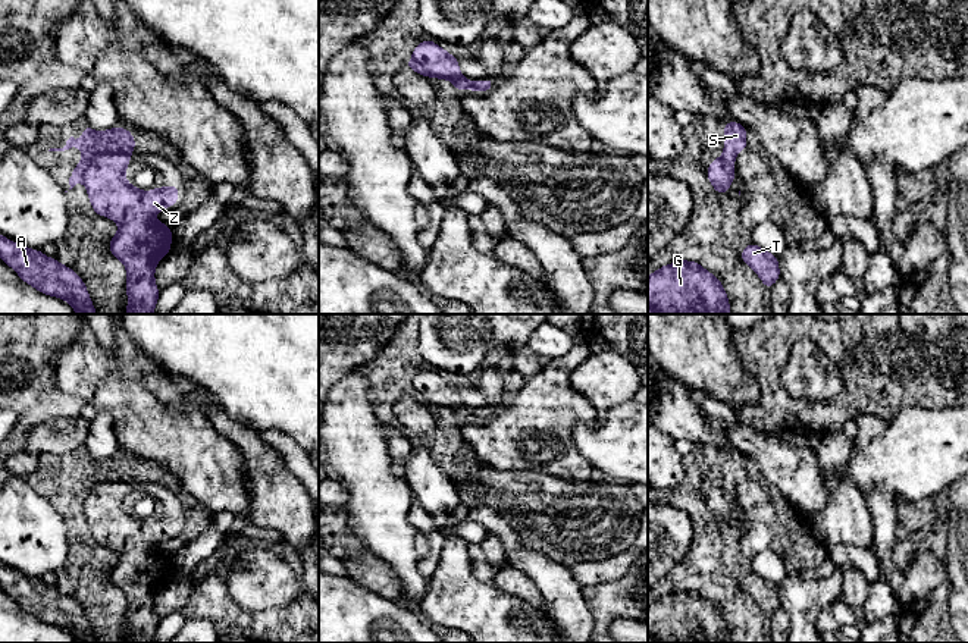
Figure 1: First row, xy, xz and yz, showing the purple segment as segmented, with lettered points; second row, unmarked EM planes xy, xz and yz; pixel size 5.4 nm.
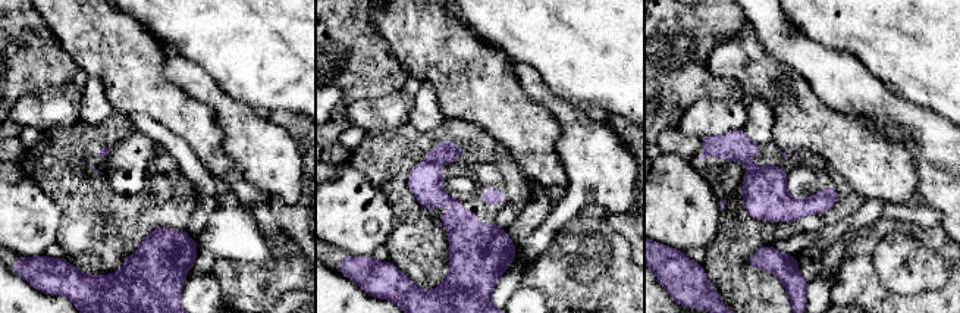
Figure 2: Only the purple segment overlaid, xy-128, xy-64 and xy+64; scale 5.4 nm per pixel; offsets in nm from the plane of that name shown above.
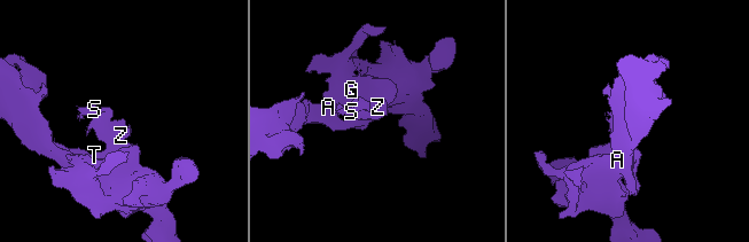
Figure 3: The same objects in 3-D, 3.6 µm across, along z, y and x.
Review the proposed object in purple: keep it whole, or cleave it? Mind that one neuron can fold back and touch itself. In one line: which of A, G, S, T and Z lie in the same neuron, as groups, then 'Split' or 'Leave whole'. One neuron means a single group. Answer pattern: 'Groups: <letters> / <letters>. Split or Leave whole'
Groups: A G T Z / S. Split

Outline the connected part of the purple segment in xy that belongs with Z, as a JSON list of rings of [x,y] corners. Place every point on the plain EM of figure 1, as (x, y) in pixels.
[[[129,483],[97,484],[88,492],[84,511],[93,540],[119,553],[109,577],[128,600],[126,643],[153,643],[160,624],[154,597],[170,581],[172,571],[170,555],[153,543],[178,531],[179,521],[176,512],[148,521],[129,514],[125,506],[129,493]]]

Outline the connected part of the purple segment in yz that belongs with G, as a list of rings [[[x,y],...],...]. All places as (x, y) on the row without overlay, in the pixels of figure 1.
[[[680,587],[648,605],[648,643],[657,639],[664,643],[730,643],[730,633],[723,612],[696,590]]]

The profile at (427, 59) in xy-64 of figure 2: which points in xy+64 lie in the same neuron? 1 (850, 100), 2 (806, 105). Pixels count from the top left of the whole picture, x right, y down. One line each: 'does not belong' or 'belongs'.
1: does not belong
2: belongs

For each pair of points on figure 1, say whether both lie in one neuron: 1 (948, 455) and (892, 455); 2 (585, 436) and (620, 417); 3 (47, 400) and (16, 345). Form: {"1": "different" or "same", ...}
{"1": "same", "2": "same", "3": "same"}

